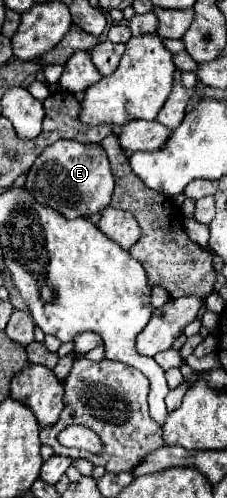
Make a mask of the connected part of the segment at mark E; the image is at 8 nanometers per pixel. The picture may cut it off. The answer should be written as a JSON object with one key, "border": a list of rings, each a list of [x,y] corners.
{"border":[[[60,139],[48,145],[26,177],[26,189],[44,205],[56,209],[66,219],[92,217],[110,205],[114,191],[114,177],[108,167],[108,157],[100,143],[78,143],[72,139]]]}

